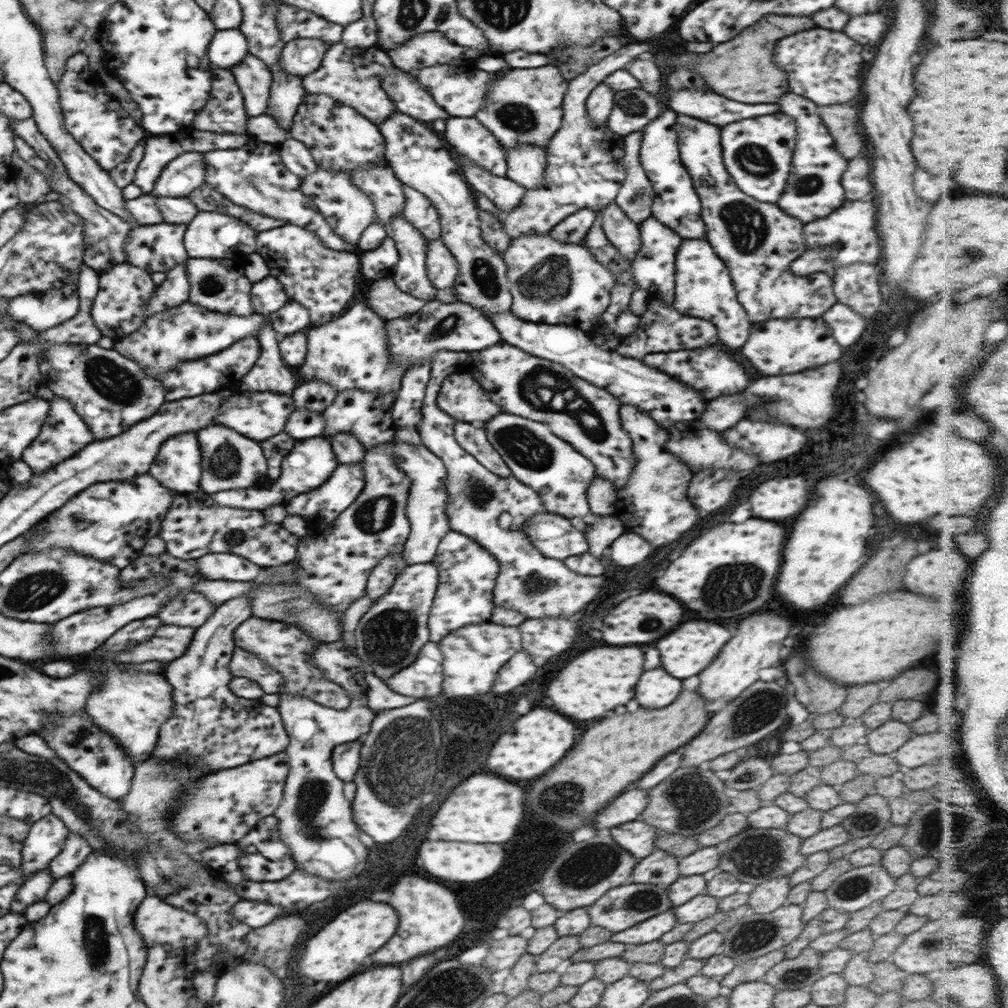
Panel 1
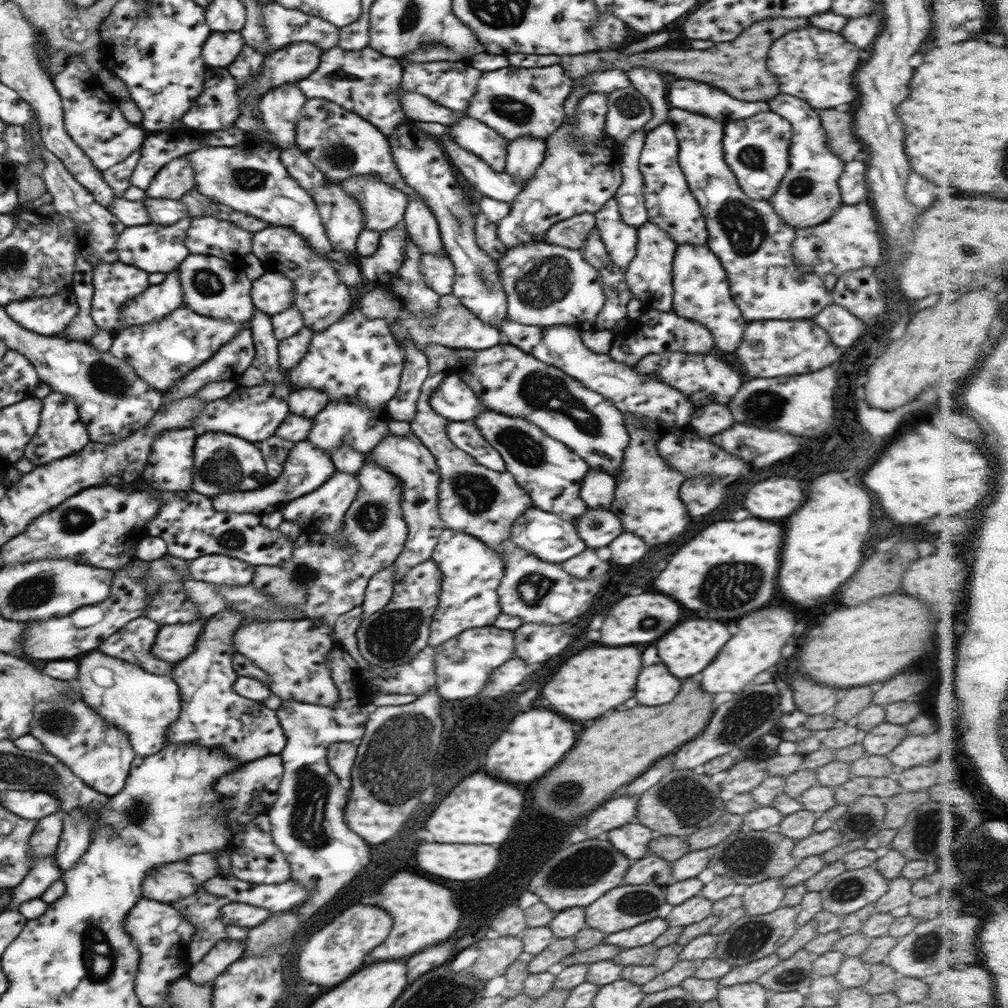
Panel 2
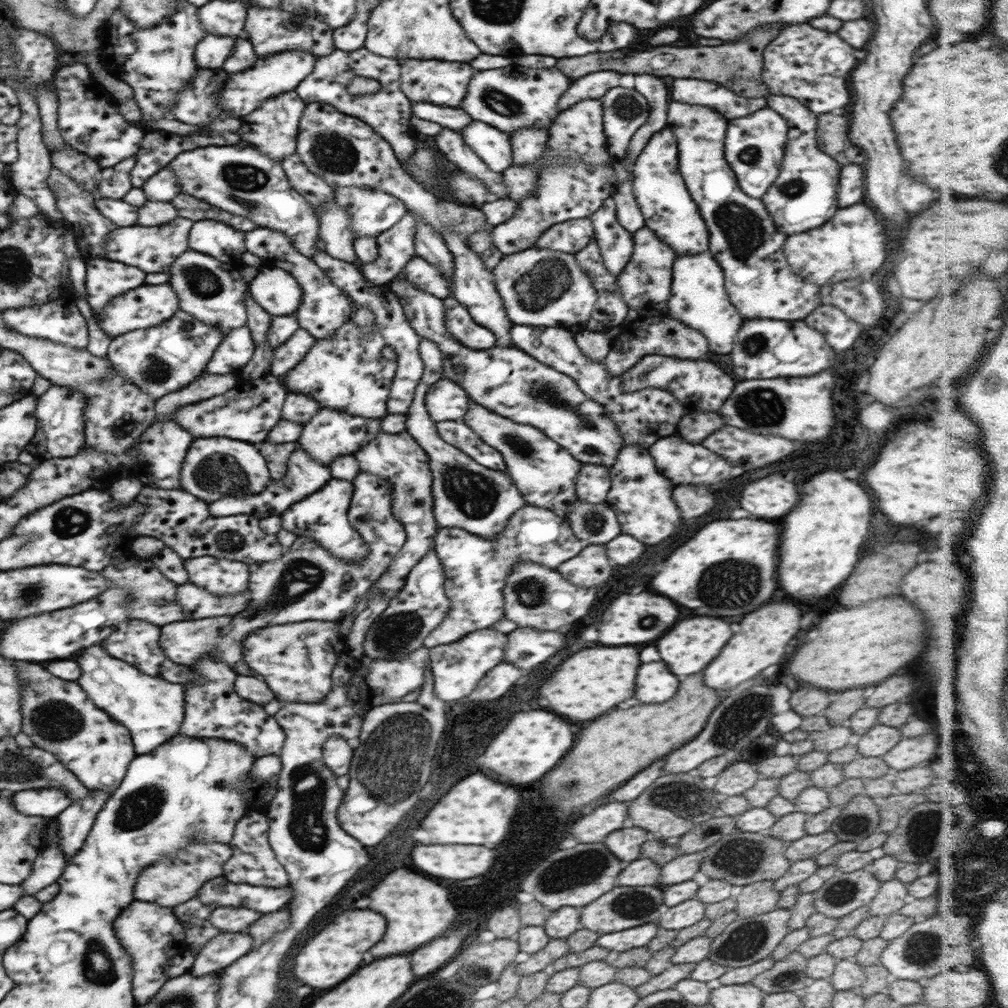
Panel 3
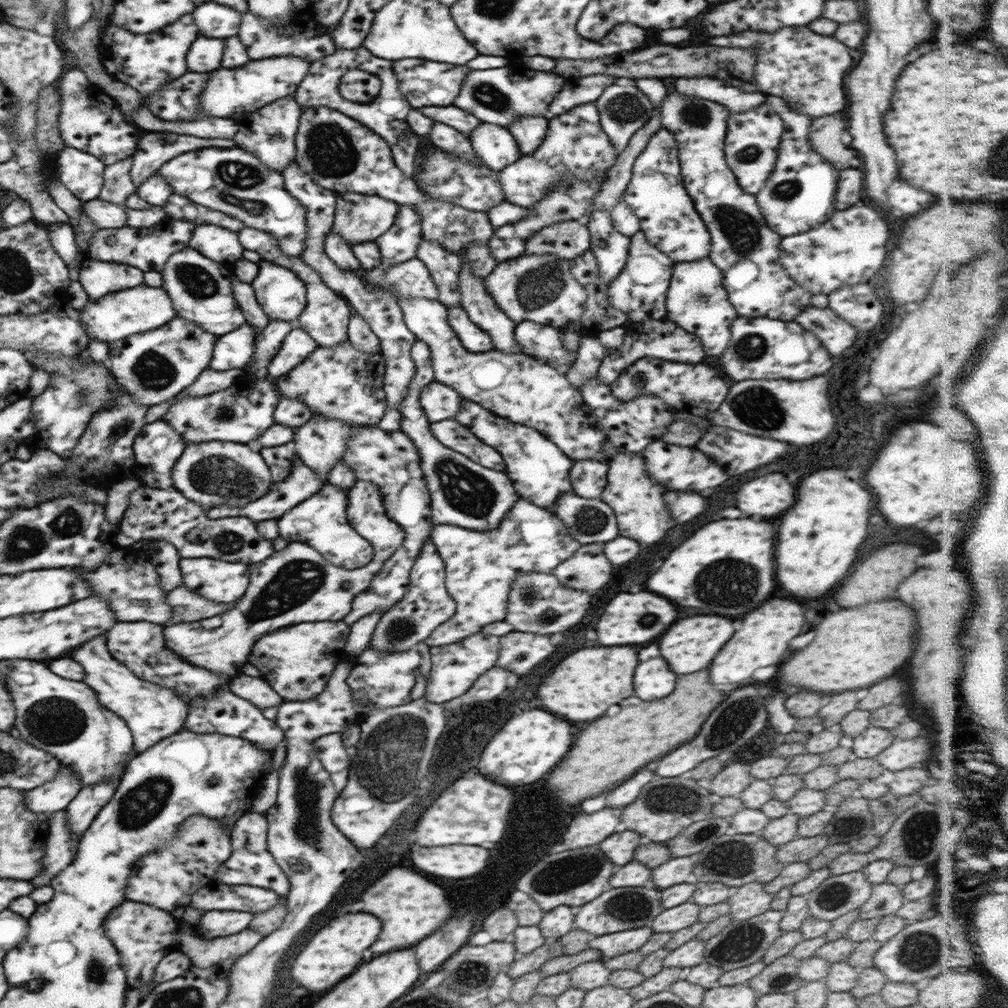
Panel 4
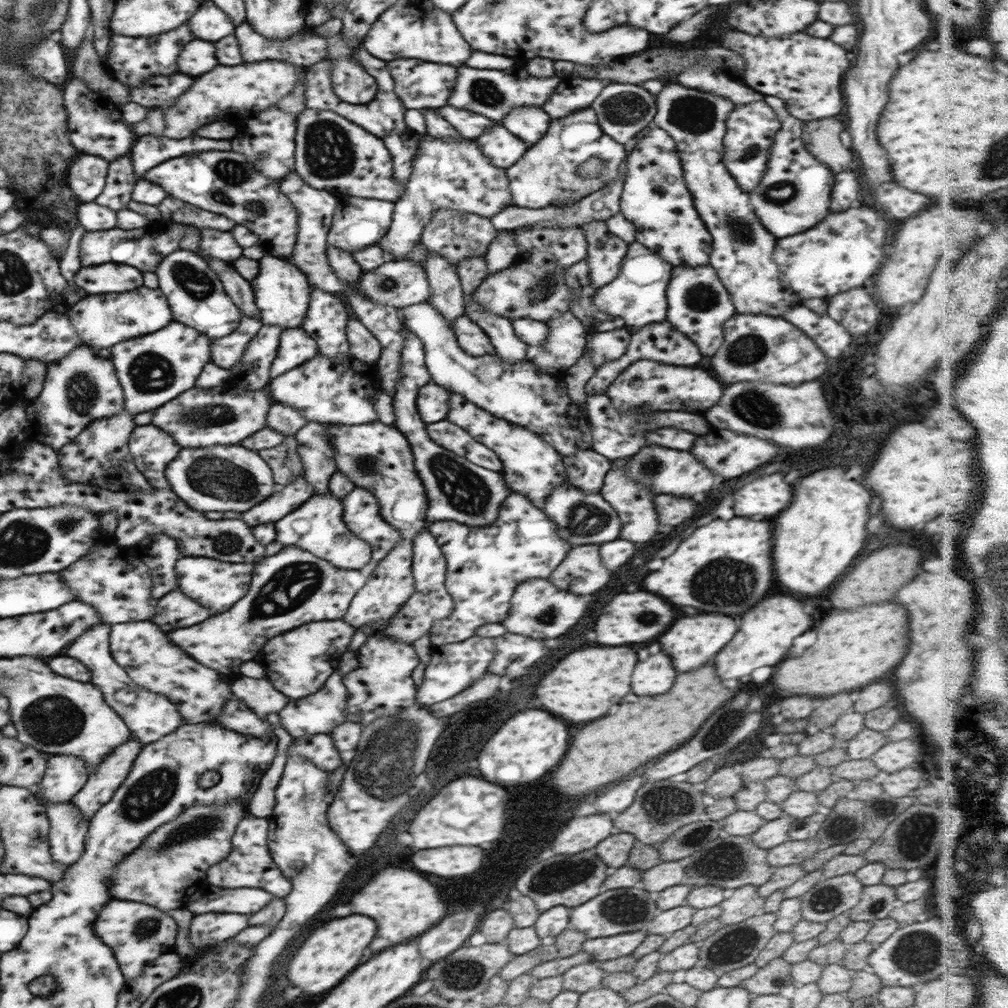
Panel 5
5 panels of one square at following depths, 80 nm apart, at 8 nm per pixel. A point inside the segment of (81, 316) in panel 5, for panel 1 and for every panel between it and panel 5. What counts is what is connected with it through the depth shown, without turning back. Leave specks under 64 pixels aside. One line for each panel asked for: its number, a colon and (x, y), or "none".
1: (175, 289)
2: (157, 301)
3: (147, 306)
4: (135, 310)

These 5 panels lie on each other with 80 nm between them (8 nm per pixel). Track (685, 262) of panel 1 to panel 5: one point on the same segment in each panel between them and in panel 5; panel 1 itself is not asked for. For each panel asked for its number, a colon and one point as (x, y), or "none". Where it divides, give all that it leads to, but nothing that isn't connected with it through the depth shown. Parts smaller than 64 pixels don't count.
2: (701, 293)
3: (698, 298)
4: (696, 301)
5: (698, 303)

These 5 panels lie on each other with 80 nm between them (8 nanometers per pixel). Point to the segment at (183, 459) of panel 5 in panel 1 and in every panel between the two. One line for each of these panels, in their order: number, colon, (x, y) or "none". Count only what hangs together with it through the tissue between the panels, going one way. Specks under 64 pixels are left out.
1: (229, 461)
2: (217, 458)
3: (210, 464)
4: (215, 473)

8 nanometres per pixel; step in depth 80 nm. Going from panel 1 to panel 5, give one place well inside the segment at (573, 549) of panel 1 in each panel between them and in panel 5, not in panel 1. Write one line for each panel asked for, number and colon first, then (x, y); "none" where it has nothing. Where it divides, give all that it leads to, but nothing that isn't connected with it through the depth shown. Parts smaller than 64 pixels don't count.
2: (544, 534)
3: (476, 569)
4: (480, 566)
5: (484, 564)

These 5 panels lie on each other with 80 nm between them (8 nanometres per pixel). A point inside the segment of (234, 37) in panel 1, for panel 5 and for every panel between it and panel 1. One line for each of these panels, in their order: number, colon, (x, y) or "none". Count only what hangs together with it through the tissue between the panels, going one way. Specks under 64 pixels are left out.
2: (220, 49)
3: (211, 52)
4: (204, 55)
5: (198, 56)

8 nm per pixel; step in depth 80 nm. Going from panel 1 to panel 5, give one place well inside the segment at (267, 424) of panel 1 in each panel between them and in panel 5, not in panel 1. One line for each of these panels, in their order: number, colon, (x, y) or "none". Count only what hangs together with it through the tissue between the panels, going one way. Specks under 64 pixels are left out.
2: (254, 413)
3: (246, 413)
4: (241, 413)
5: (197, 418)

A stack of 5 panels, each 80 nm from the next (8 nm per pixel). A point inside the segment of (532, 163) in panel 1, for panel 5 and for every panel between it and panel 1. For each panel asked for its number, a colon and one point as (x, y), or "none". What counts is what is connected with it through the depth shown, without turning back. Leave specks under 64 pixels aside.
2: (525, 154)
3: (528, 143)
4: (529, 131)
5: (530, 123)

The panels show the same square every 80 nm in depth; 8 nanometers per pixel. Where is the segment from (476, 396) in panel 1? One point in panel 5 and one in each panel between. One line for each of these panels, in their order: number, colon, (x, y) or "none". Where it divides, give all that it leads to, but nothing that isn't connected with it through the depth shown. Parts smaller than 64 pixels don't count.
2: (453, 399)
3: (445, 401)
4: (439, 402)
5: (432, 403)

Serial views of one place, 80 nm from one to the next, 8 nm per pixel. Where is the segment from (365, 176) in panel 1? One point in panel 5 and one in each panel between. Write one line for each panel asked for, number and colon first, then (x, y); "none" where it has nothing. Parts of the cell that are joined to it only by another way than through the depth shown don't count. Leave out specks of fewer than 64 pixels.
2: (383, 207)
3: (372, 211)
4: (359, 218)
5: (357, 223)

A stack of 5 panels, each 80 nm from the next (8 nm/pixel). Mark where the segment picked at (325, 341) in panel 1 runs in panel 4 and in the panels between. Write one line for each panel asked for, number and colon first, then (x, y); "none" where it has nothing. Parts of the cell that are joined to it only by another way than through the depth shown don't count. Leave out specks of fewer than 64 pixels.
2: (358, 358)
3: (352, 371)
4: (339, 382)

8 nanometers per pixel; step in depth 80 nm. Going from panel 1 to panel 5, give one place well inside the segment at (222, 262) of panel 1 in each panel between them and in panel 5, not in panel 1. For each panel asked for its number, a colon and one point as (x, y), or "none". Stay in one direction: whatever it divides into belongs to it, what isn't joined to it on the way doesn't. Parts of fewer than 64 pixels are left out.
2: (214, 287)
3: (214, 292)
4: (207, 300)
5: (196, 296)

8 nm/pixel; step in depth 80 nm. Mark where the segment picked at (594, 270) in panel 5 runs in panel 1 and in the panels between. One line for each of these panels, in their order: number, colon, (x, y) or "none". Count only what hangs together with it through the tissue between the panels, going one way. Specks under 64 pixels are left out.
1: (623, 234)
2: (620, 240)
3: (616, 244)
4: (610, 248)

